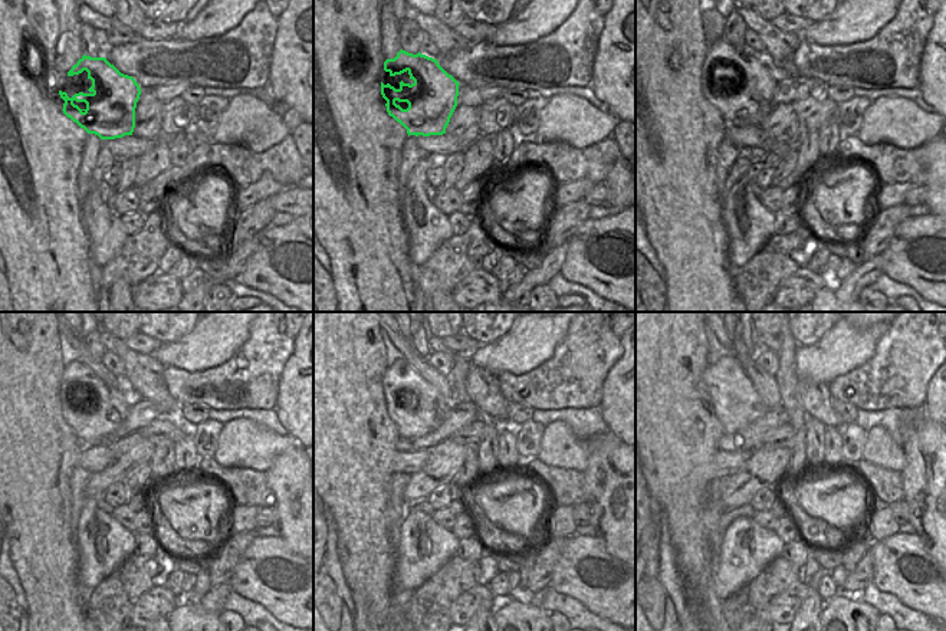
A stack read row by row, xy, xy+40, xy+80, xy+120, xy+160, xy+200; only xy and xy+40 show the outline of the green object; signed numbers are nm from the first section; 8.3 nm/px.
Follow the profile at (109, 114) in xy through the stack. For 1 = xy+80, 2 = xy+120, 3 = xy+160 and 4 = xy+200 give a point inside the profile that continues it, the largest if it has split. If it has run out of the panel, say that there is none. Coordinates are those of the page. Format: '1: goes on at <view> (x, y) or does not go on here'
1: goes on at xy+80 (741, 85)
2: goes on at xy+120 (95, 410)
3: goes on at xy+160 (416, 407)
4: goes on at xy+200 (736, 403)

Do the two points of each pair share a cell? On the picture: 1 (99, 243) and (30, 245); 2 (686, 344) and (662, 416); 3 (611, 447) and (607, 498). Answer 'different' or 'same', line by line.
1: different
2: same
3: same

